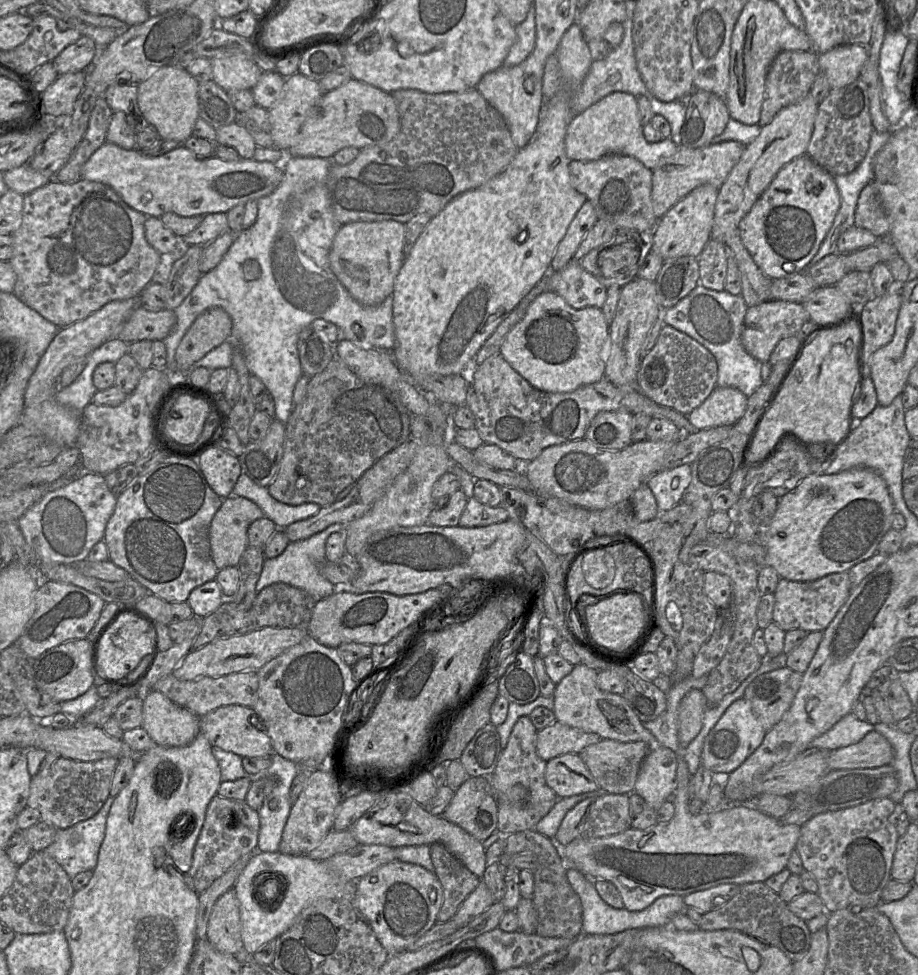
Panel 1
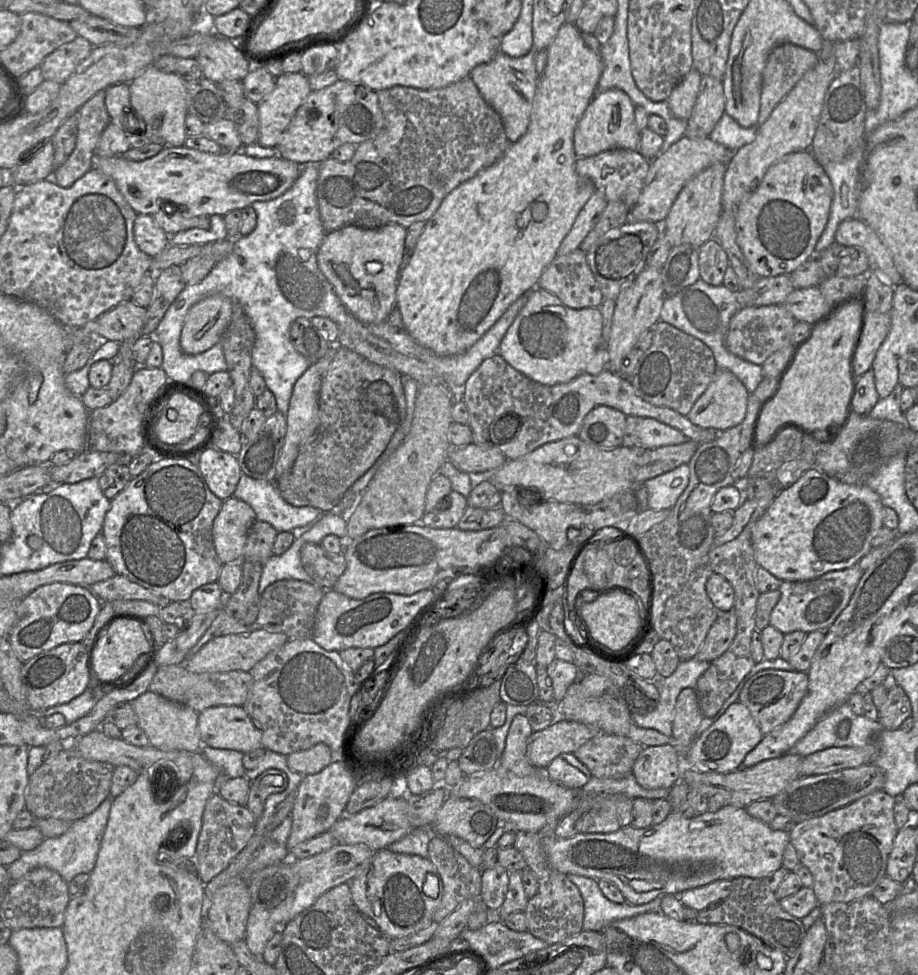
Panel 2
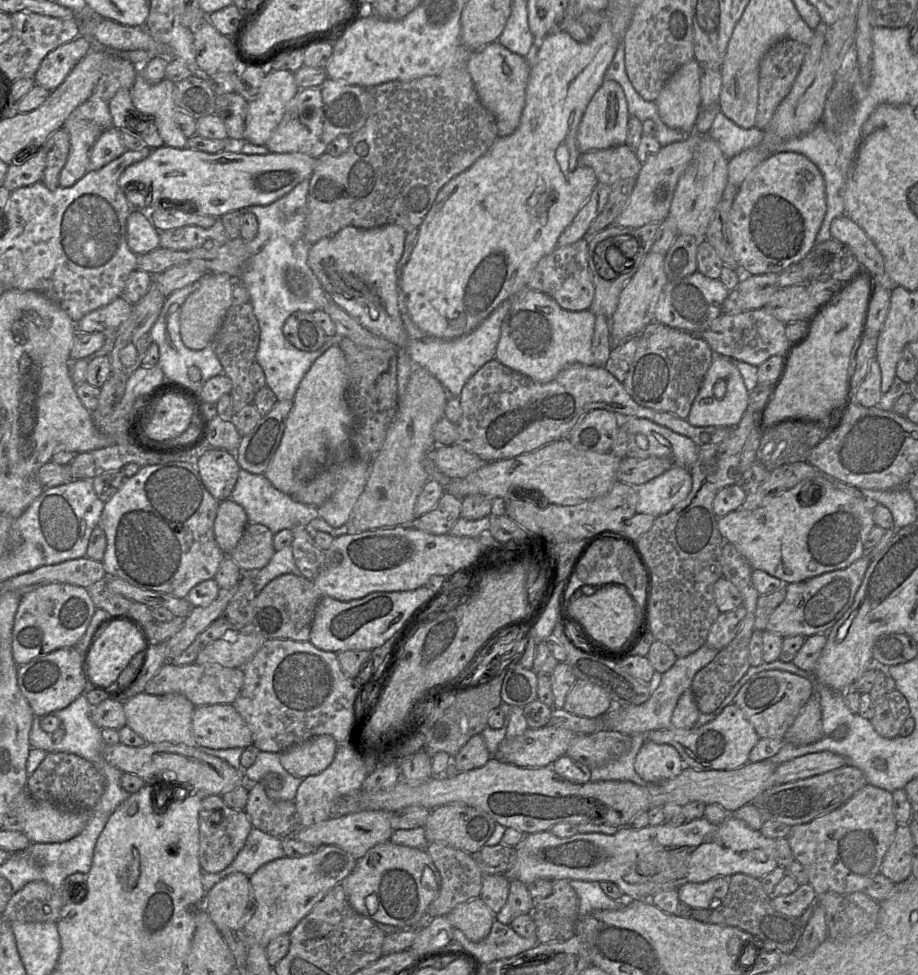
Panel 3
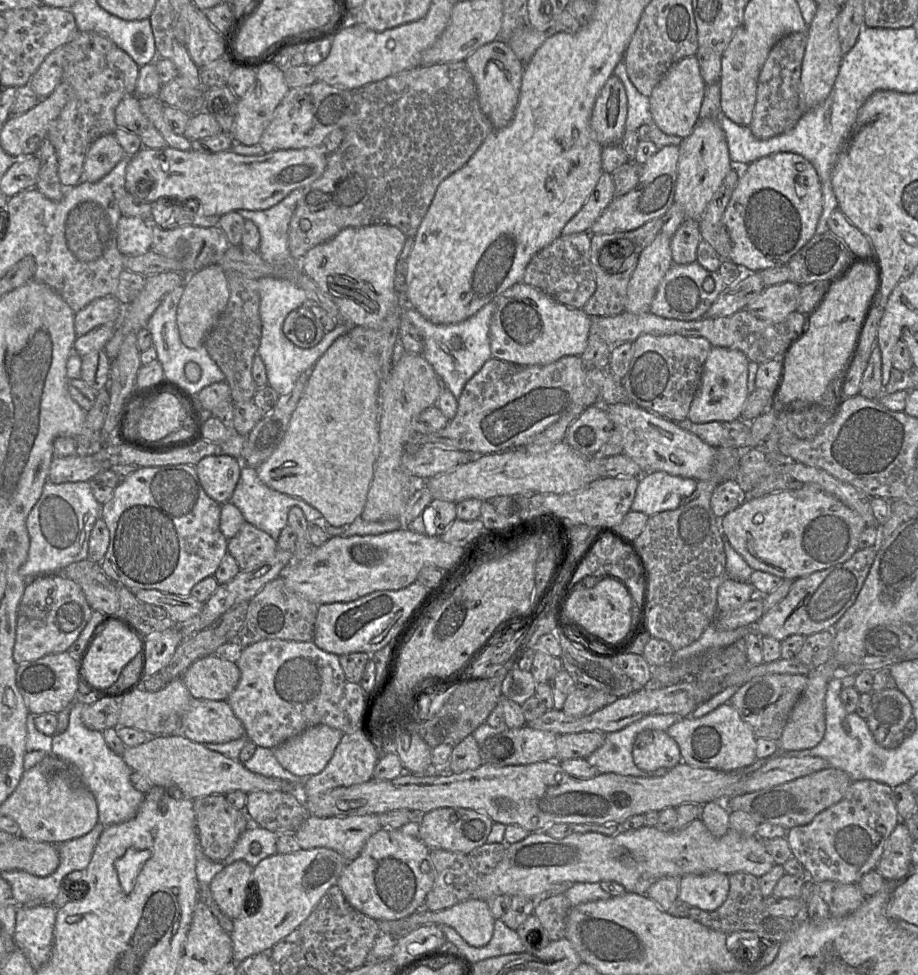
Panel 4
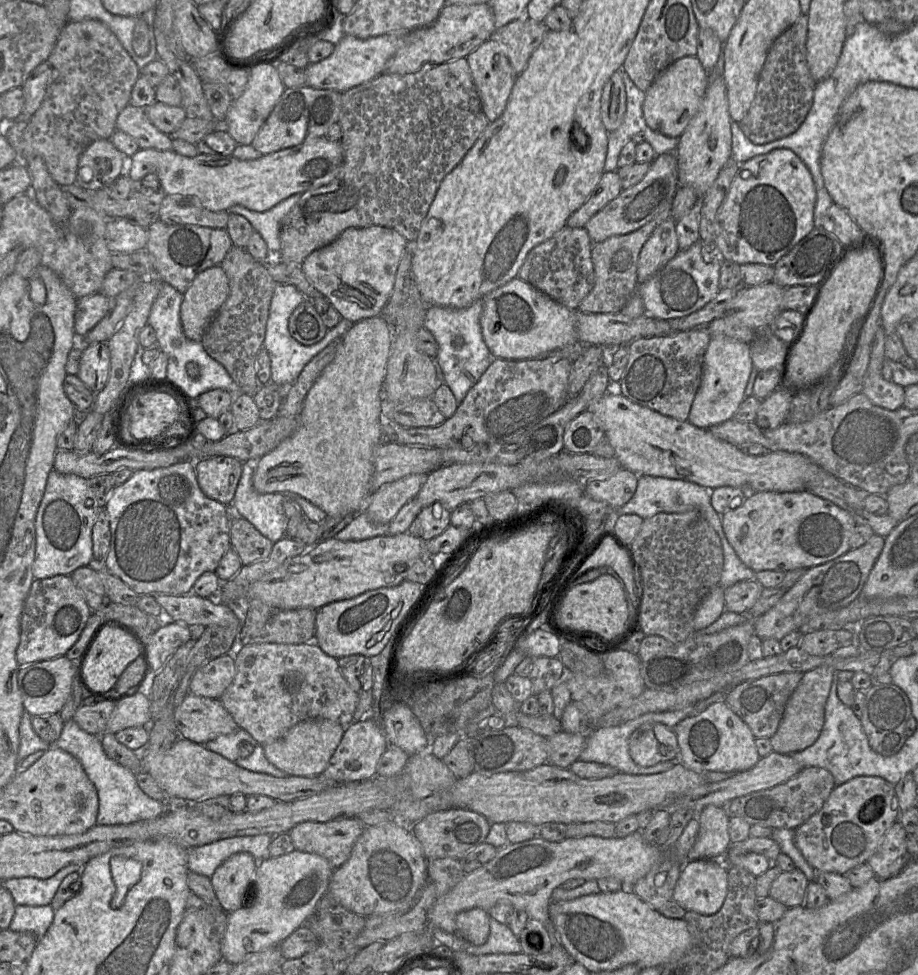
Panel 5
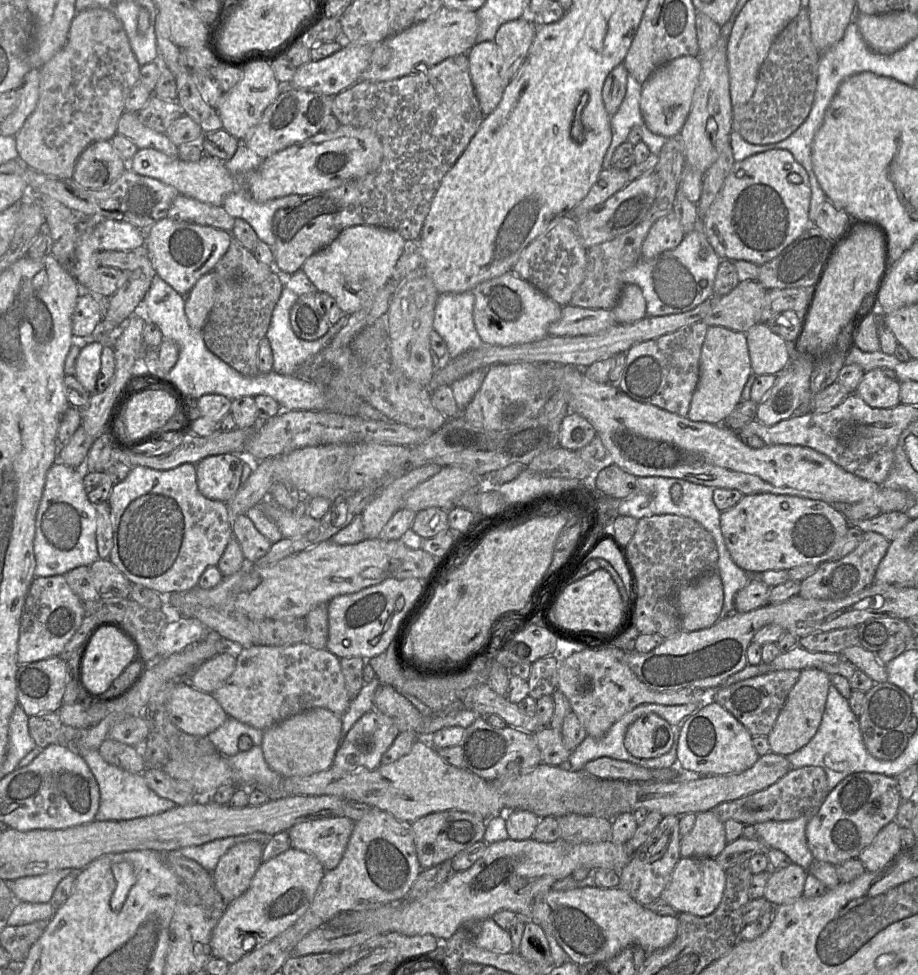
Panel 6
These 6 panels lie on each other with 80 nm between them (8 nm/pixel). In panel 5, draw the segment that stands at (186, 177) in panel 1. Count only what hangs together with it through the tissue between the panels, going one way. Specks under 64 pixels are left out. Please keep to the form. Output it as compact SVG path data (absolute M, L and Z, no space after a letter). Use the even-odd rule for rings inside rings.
M322 136L298 146L262 155L256 160L239 160L232 155L226 157L201 153L189 158L174 150L140 149L131 157L124 174L134 181L142 181L146 175L155 174L166 195L180 195L186 200L196 201L209 211L228 211L234 205L241 205L252 211L264 212L293 194L304 193L329 184L337 175L342 160L340 141L332 142Z

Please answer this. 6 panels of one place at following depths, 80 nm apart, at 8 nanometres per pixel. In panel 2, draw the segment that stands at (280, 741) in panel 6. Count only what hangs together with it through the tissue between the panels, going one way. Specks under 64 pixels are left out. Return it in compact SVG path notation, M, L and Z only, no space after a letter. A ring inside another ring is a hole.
M324 743L294 752L286 757L289 768L302 776L316 774L328 766L336 755Z

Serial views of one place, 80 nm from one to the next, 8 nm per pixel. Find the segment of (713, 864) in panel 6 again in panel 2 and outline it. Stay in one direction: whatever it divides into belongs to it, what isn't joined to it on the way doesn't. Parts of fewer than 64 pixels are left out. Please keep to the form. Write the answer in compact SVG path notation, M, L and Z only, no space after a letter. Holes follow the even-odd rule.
M716 880L707 885L684 890L677 897L684 906L696 911L720 905L731 893L733 883L731 880Z

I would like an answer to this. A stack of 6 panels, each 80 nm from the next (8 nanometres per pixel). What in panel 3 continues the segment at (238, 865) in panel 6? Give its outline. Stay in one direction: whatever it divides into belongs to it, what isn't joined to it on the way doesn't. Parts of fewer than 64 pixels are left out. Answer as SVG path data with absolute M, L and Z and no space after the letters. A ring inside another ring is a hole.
M236 872L218 881L205 894L203 909L219 932L238 931L249 917L251 899L249 877Z

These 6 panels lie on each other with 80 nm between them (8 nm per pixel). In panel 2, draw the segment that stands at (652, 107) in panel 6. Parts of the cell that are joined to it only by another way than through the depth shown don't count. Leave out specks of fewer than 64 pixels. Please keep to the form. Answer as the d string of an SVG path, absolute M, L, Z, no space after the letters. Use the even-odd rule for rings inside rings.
M692 68L673 89L665 101L668 103L674 117L686 121L688 120L699 93L700 83L700 73Z

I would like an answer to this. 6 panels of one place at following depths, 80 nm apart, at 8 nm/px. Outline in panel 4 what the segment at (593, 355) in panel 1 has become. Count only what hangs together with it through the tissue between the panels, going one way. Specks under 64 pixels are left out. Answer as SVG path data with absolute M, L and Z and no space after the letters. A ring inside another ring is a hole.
M524 282L514 284L493 301L496 302L496 310L489 329L493 358L518 365L547 365L564 356L581 356L586 350L592 318L582 309L567 307Z

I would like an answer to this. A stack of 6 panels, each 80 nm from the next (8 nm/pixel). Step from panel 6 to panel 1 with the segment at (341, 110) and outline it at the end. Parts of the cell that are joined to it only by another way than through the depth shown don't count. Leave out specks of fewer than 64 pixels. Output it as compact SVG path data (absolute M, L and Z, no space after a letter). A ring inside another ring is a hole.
M476 88L445 93L401 89L391 94L400 117L399 133L389 142L361 149L349 164L332 162L330 166L326 185L333 214L342 225L381 220L396 220L406 224L422 213L433 218L456 196L479 188L502 173L519 150L503 117Z

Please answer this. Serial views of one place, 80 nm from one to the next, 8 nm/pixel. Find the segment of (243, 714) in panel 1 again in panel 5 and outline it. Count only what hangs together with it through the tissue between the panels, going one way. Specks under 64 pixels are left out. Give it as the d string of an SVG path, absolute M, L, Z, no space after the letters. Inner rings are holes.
M191 693L177 707L174 717L181 738L197 744L206 744L240 728L219 699Z

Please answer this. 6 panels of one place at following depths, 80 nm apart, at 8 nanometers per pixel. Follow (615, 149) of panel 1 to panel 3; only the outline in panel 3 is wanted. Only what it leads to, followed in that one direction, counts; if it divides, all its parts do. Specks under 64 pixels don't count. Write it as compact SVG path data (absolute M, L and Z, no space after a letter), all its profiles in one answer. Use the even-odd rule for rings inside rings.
M613 80L604 81L589 102L577 132L577 147L581 154L624 145L627 138L629 112L622 87Z

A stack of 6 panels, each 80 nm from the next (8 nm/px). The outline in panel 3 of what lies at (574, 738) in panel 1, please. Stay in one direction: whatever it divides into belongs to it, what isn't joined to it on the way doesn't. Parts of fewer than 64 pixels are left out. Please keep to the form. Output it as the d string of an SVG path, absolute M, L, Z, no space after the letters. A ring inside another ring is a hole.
M552 725L528 728L519 736L505 738L493 758L520 767L551 766L560 756L566 754L576 735L570 730Z

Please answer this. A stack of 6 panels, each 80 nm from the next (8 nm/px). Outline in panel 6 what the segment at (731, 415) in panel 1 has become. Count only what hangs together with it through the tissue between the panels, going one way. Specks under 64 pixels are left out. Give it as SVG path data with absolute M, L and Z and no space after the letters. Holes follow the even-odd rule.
M721 326L708 327L701 349L699 380L687 418L713 425L723 424L741 402L742 391L752 373L746 334Z

